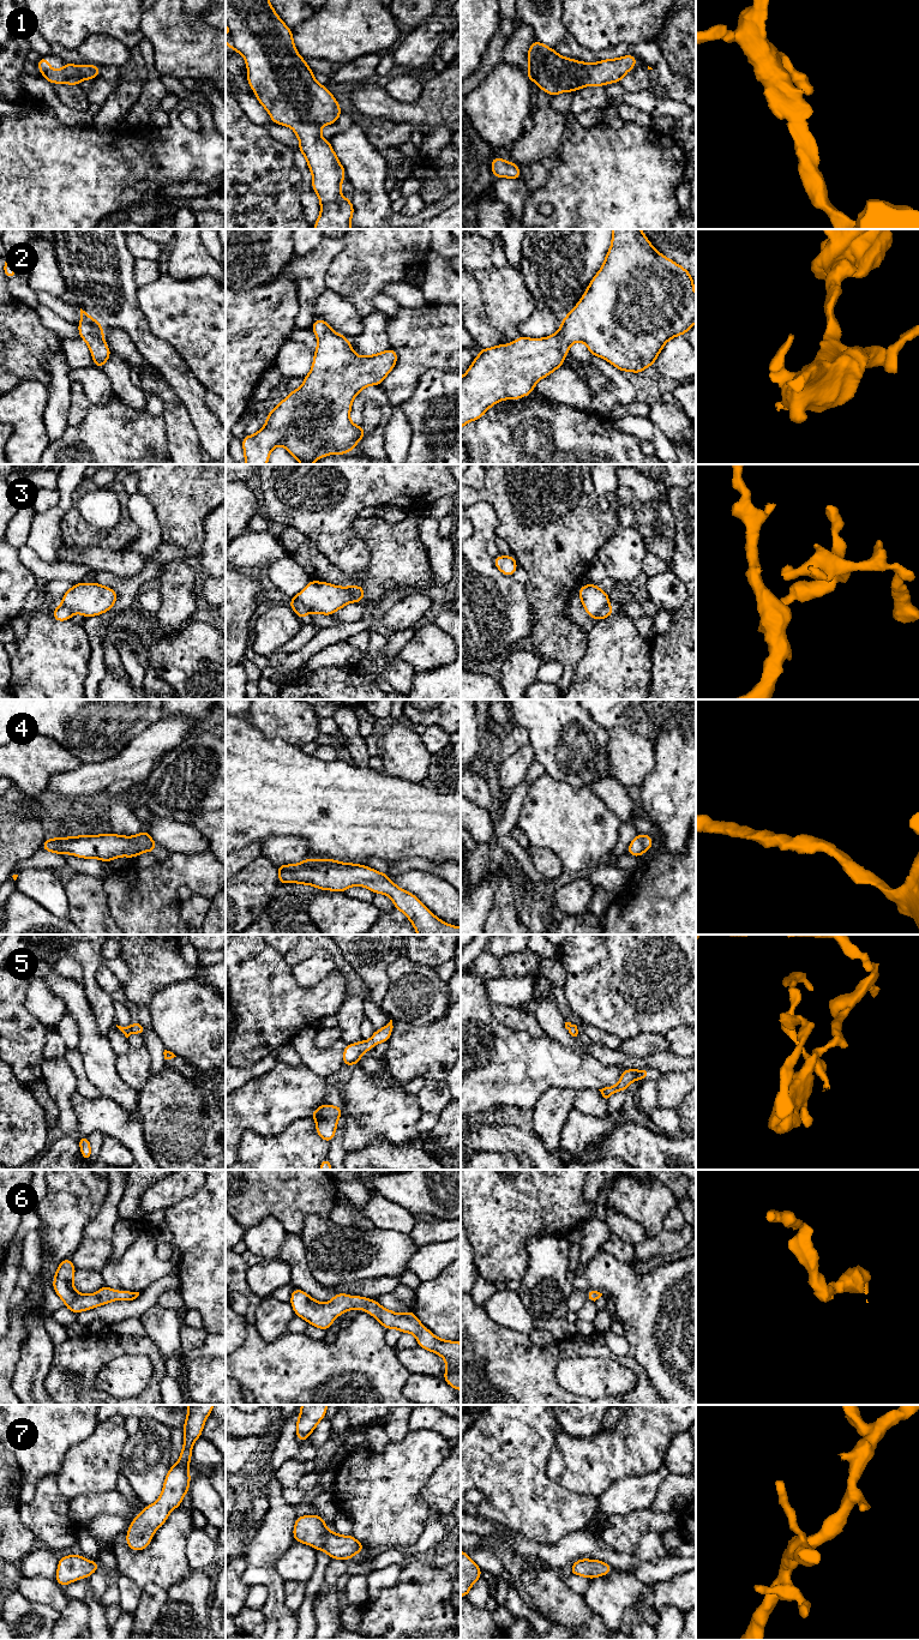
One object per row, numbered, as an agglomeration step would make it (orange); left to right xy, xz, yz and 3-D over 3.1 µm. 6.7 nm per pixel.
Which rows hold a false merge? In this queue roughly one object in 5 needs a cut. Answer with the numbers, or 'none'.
3

